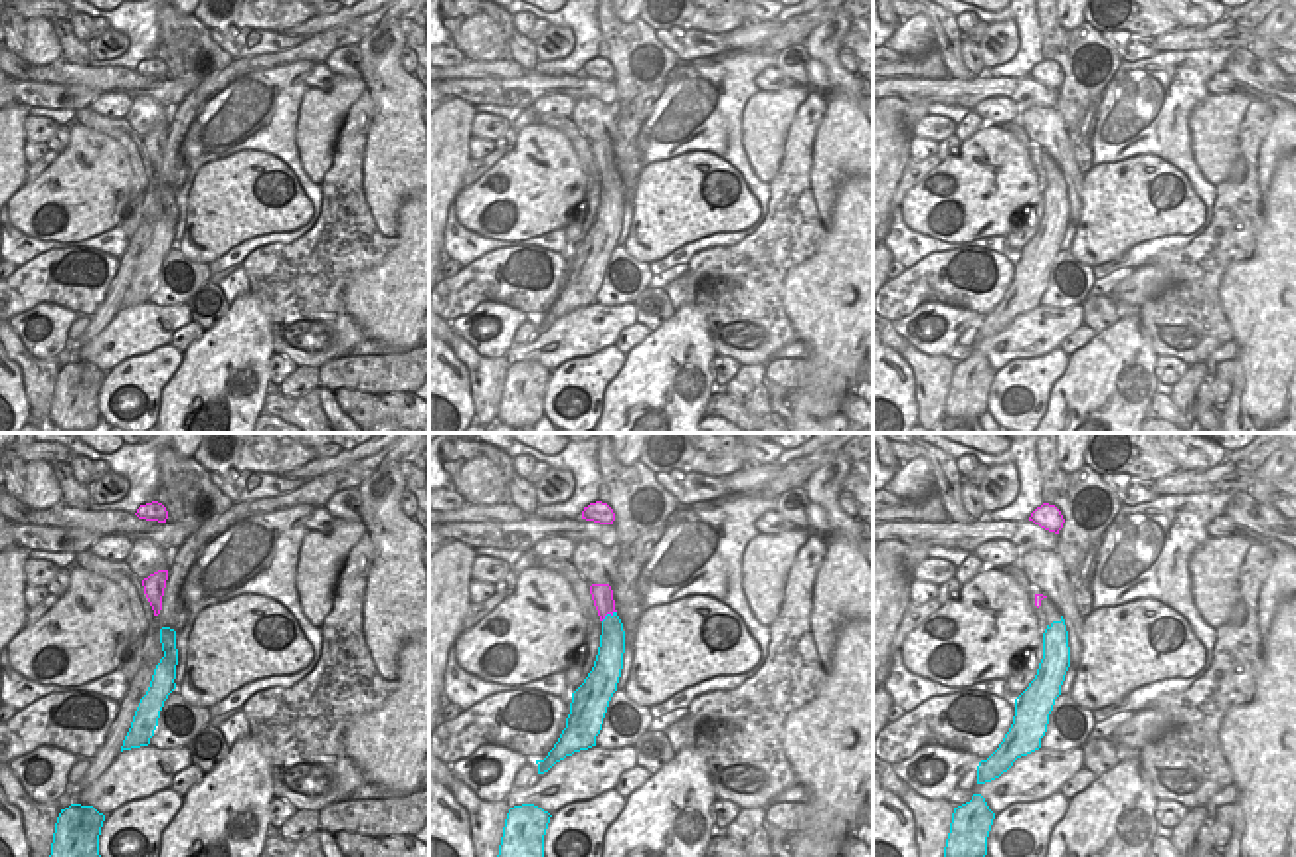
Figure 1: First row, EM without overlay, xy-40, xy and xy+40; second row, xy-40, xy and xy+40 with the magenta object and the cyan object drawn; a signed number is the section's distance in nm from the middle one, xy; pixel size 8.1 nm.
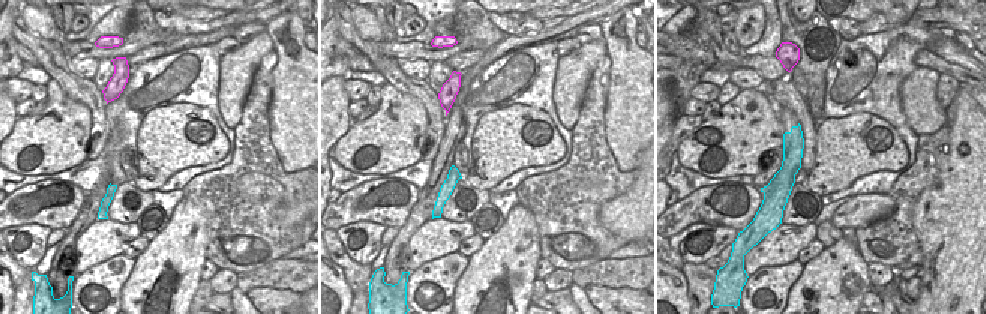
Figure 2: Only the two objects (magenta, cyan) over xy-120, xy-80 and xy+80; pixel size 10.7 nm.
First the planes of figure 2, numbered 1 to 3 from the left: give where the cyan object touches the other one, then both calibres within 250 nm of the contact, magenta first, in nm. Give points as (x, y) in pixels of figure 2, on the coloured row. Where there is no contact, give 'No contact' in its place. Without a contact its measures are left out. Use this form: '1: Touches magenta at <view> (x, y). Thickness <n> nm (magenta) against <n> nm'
1: No contact
2: No contact
3: No contact

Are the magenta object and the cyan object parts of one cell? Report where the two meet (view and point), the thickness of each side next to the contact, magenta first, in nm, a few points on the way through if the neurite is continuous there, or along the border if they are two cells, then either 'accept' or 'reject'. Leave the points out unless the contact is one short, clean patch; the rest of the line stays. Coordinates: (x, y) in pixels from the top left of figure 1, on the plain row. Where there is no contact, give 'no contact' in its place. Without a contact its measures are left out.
contact xy (608, 169); calibres 190 and 220 nm; border xy (616, 167), (602, 179); reject

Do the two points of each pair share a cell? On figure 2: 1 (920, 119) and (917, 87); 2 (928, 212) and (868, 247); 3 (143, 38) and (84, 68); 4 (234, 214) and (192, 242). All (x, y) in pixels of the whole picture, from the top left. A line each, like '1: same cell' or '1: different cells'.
1: same cell
2: different cells
3: different cells
4: different cells

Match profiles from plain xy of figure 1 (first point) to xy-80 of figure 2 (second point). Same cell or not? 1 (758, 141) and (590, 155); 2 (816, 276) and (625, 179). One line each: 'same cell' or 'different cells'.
1: different cells
2: different cells

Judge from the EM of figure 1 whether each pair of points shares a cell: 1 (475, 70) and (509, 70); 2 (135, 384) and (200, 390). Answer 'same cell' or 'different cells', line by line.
1: same cell
2: different cells

